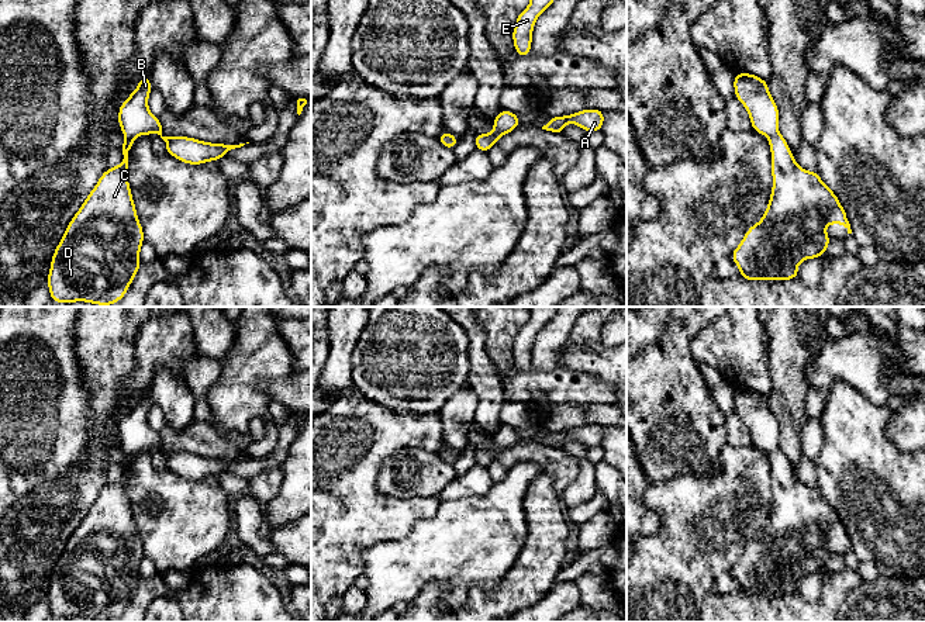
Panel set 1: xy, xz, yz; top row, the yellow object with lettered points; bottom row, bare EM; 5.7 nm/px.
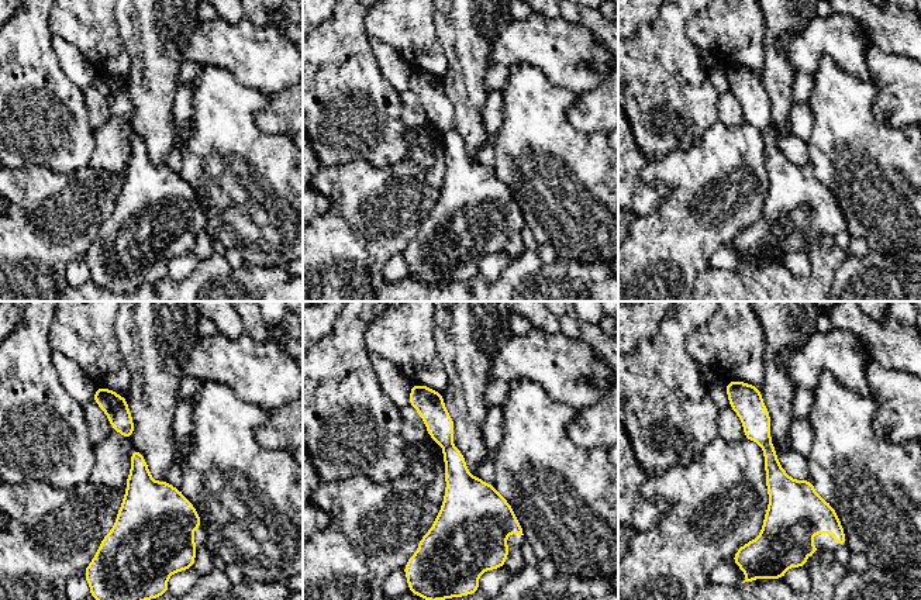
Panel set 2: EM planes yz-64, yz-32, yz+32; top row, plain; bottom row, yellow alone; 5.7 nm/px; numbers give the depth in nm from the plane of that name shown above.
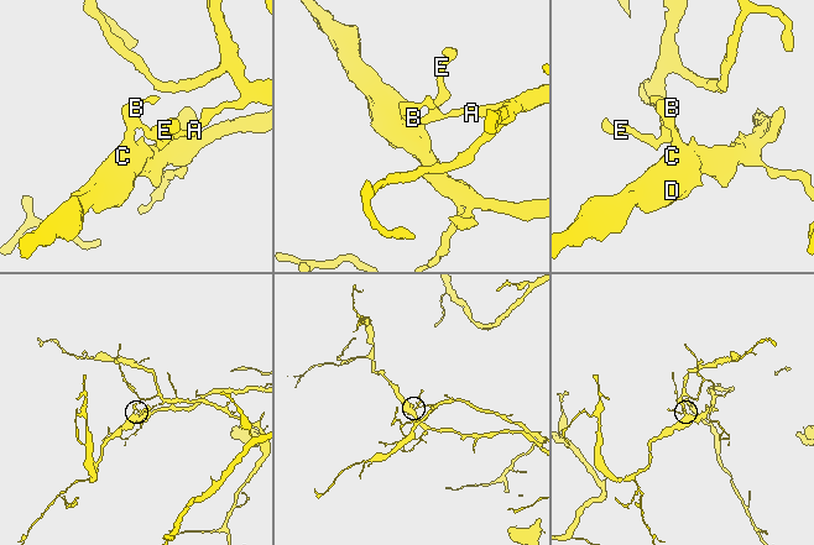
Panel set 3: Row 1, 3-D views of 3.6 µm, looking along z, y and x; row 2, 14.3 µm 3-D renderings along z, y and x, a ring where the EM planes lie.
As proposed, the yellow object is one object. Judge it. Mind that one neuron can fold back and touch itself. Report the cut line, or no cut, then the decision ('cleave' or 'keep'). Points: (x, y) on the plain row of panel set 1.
cut xy (127, 451), (134, 452); cleave

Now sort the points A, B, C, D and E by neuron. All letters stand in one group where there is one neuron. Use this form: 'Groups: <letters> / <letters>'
Groups: A B E / C D

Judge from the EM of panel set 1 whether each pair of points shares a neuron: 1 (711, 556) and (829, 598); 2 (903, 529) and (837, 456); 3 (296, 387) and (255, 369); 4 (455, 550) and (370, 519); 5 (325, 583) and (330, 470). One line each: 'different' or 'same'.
1: different
2: same
3: different
4: different
5: same

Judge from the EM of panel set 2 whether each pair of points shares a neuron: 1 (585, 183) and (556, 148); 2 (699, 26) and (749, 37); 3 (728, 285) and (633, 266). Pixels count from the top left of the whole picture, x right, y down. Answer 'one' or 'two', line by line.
1: one
2: one
3: two

